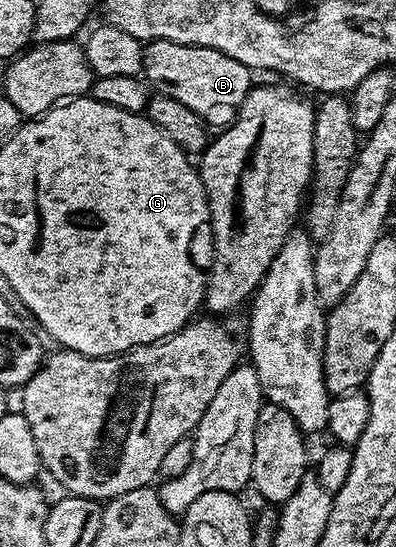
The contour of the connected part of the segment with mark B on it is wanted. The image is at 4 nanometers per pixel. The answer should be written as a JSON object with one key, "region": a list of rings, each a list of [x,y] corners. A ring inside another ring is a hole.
{"region":[[[154,40],[144,47],[142,75],[159,94],[174,97],[174,101],[182,101],[182,105],[194,109],[194,113],[198,113],[198,117],[202,117],[205,124],[212,129],[223,129],[236,120],[237,111],[254,86],[254,80],[252,80],[254,72],[251,67],[242,65],[242,61],[234,61],[234,57],[226,57],[226,53],[218,53],[218,49],[176,44],[170,40]]]}

